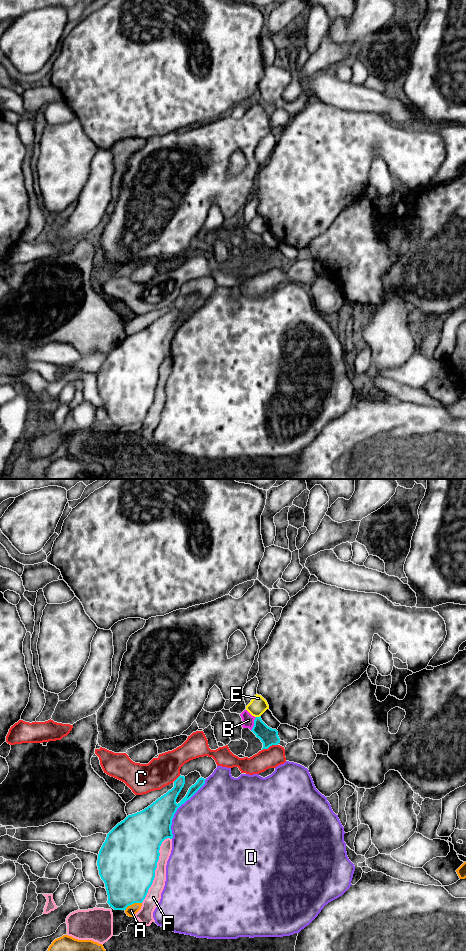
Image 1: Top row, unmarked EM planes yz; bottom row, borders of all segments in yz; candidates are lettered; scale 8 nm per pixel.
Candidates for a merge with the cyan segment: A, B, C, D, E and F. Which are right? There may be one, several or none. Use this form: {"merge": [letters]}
{"merge": []}

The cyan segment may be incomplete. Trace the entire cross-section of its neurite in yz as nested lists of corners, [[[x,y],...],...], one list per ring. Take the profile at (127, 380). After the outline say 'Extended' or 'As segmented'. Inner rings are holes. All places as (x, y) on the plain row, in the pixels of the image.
[[[180,295],[174,301],[174,307],[171,310],[144,330],[128,335],[107,354],[98,374],[97,386],[99,395],[105,403],[107,423],[114,430],[126,430],[134,423],[143,422],[155,398],[160,366],[165,359],[173,358],[171,345],[174,334],[205,304],[205,300],[202,297],[199,298],[177,324],[176,319],[185,304],[185,297]]]. As segmented

